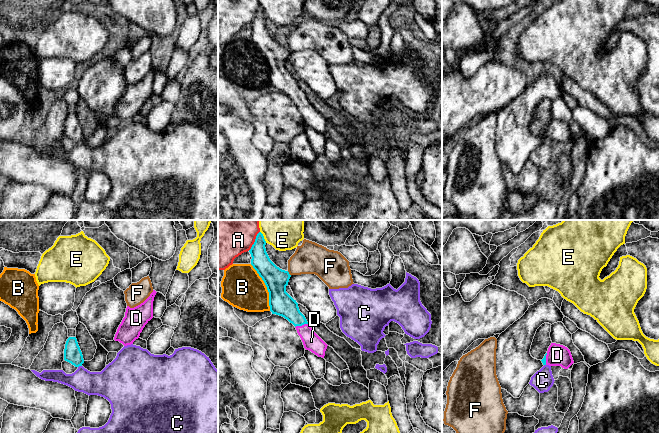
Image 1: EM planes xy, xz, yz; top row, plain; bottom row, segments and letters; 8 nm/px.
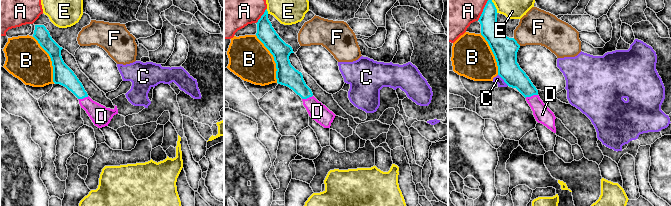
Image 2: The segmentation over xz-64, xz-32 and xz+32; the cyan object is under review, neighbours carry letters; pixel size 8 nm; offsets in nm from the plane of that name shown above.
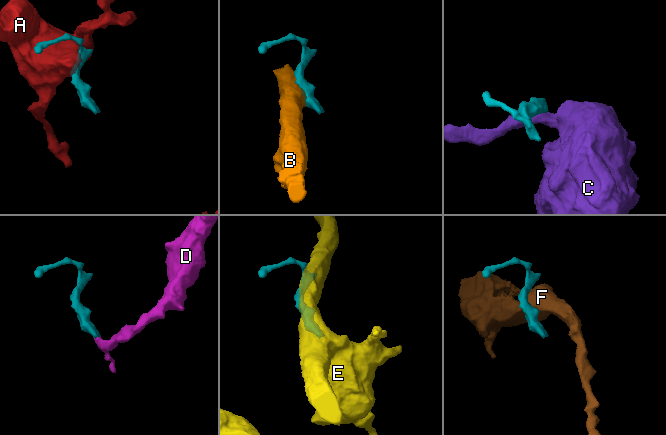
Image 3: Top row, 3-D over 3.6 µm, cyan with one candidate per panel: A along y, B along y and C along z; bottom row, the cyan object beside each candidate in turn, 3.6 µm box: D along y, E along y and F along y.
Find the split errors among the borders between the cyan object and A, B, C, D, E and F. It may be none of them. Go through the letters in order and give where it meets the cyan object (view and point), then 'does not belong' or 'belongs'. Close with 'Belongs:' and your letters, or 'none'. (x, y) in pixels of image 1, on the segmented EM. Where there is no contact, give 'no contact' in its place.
A: meets cyan in xz at (255, 241); does not belong
B: meets cyan in xz at (266, 286); does not belong
C: meets cyan in xy at (79, 365); does not belong
D: meets cyan in xz at (301, 325); belongs
E: meets cyan in xz at (263, 237); does not belong
F: meets cyan in xz at (288, 273); does not belong
Belongs: D

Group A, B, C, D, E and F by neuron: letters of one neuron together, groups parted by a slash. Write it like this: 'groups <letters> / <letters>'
groups A / B / C / D / E / F

